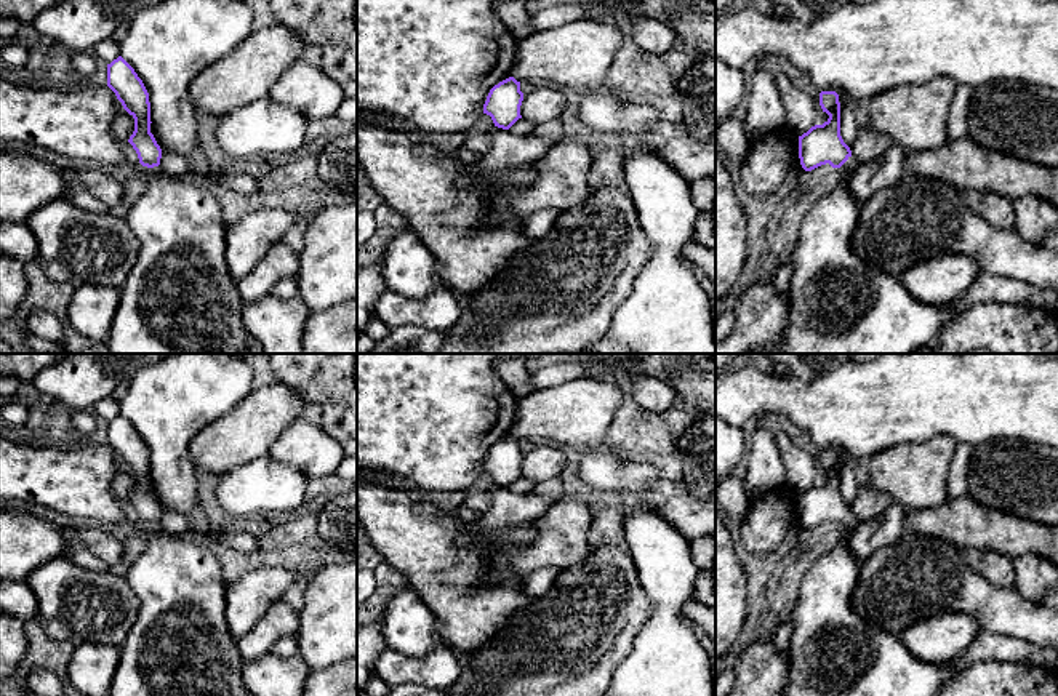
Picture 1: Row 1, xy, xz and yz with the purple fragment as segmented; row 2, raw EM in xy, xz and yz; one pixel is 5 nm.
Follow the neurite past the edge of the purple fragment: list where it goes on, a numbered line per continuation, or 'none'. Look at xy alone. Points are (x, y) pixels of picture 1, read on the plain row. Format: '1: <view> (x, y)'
1: xy (180, 645)

